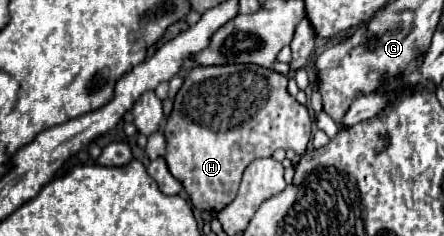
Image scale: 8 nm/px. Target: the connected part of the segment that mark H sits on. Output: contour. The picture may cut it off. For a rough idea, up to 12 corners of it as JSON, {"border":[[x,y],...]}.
{"border":[[195,67],[165,123],[165,161],[199,211],[245,167],[305,153],[287,77]]}

